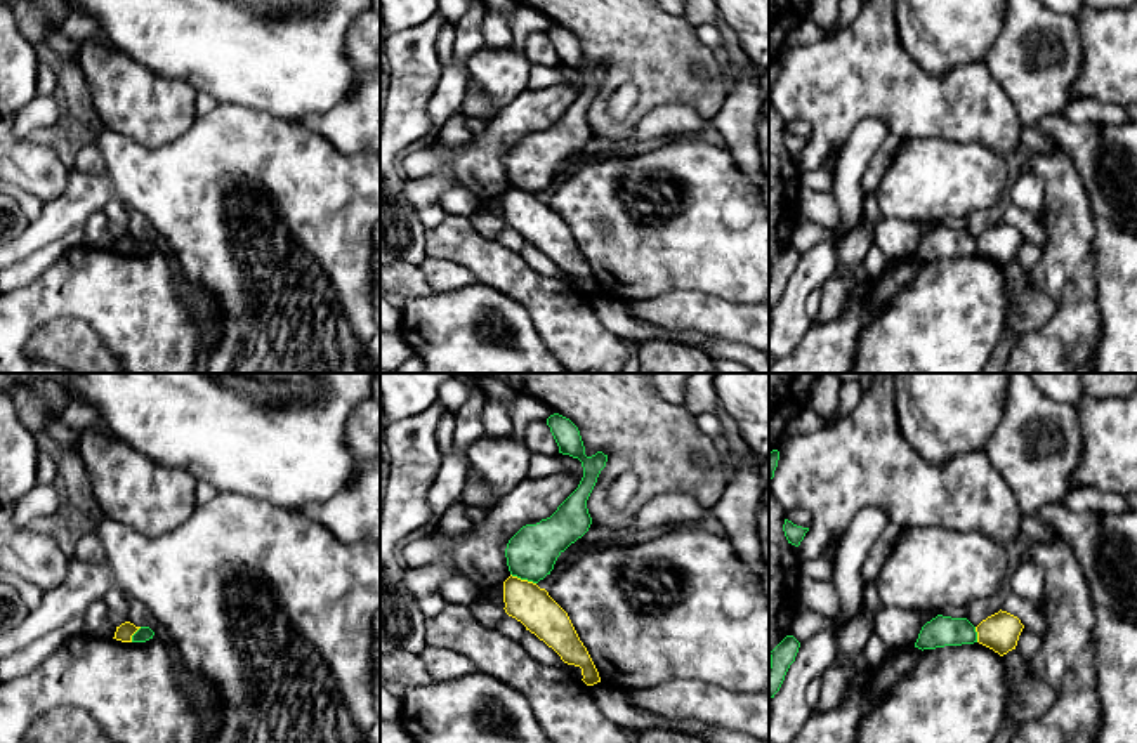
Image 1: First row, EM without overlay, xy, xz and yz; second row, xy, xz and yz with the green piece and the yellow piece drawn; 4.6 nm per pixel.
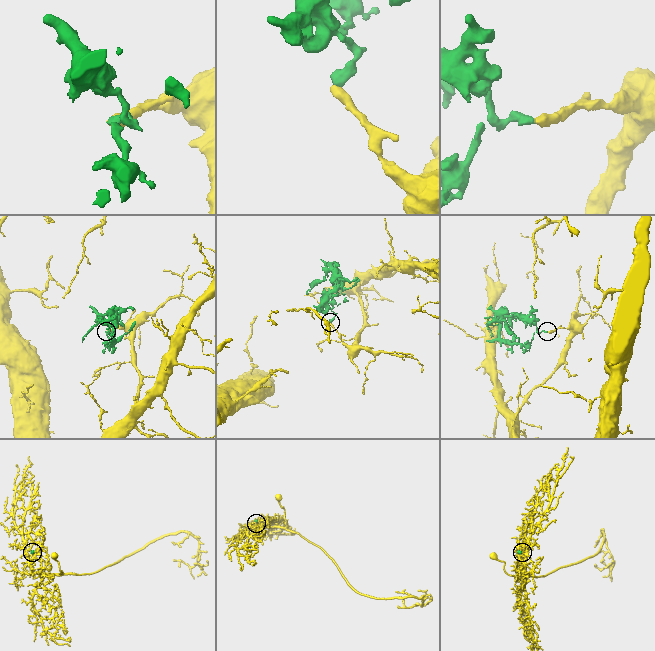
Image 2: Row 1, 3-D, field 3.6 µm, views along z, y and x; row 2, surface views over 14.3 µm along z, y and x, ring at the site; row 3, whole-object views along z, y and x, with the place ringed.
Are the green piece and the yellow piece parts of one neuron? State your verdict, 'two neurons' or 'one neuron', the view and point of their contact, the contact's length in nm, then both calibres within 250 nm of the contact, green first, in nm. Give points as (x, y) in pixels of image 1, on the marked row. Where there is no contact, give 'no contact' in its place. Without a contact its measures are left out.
two neurons | xz (523, 578) | 130 nm | 240/190 nm

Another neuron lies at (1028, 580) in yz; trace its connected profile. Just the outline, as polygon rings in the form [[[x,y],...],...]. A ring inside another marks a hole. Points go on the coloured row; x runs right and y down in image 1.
[[[1022,562],[1009,575],[1010,592],[1031,602],[1040,602],[1045,587],[1043,569],[1031,562]]]

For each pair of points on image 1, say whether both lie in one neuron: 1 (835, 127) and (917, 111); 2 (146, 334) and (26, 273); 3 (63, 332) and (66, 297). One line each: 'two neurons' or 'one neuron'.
1: one neuron
2: two neurons
3: two neurons

